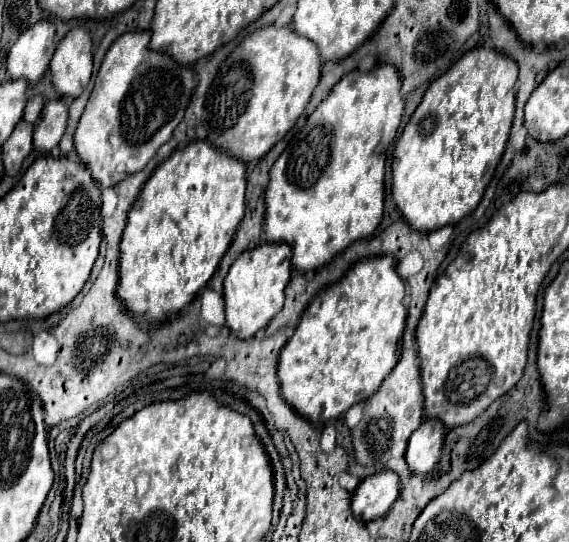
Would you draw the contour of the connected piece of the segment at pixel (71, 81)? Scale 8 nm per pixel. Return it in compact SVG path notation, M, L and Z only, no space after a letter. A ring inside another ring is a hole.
M74 27L58 43L50 61L54 89L60 97L76 99L92 75L92 39L86 29Z

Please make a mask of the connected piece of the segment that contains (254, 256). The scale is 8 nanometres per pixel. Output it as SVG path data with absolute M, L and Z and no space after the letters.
M264 243L244 251L224 279L226 325L238 339L250 339L270 323L284 305L284 287L290 281L290 247L286 243Z

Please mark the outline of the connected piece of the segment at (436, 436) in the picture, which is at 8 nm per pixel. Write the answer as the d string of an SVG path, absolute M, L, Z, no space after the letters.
M424 419L408 439L406 461L414 473L430 473L440 459L446 429L438 419Z

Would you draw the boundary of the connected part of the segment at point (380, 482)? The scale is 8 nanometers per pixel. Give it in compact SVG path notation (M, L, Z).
M380 471L366 477L352 495L352 511L358 521L374 521L388 513L398 499L400 479L394 471Z

